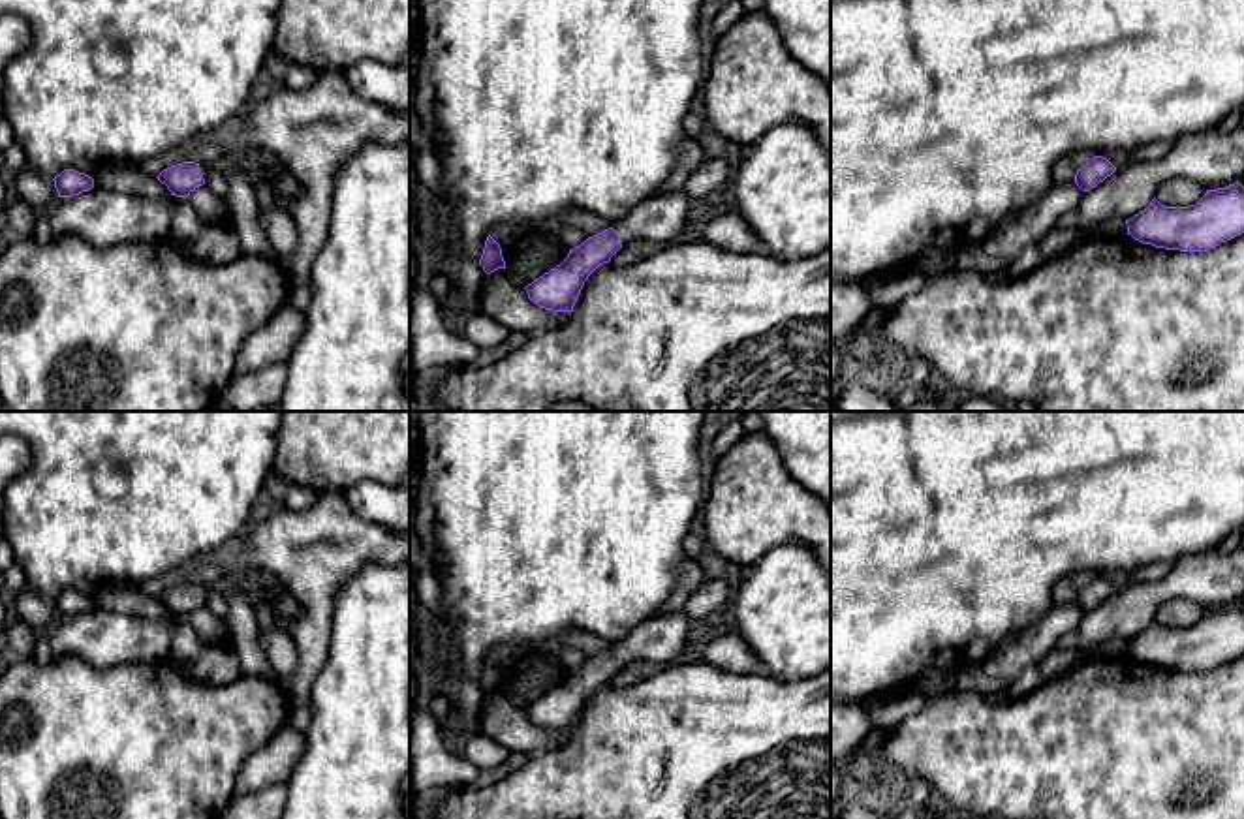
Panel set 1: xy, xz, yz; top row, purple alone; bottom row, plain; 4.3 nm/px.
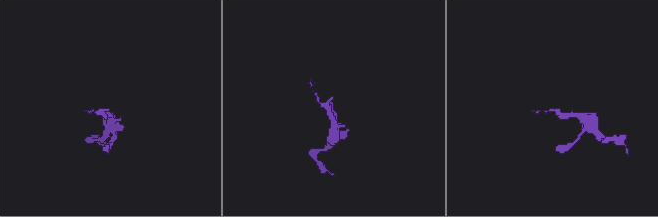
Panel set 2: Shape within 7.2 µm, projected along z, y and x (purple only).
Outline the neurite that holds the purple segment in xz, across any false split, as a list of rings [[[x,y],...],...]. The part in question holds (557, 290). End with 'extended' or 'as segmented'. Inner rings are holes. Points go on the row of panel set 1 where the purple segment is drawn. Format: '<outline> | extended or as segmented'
[[[680,190],[641,201],[613,227],[588,237],[560,265],[528,284],[528,299],[539,308],[571,314],[584,282],[599,265],[631,240],[673,239],[688,222],[690,203]]] | extended

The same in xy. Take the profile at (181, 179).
[[[182,162],[163,169],[158,180],[167,186],[171,195],[188,197],[195,188],[205,184],[205,177],[214,165]]] | extended

